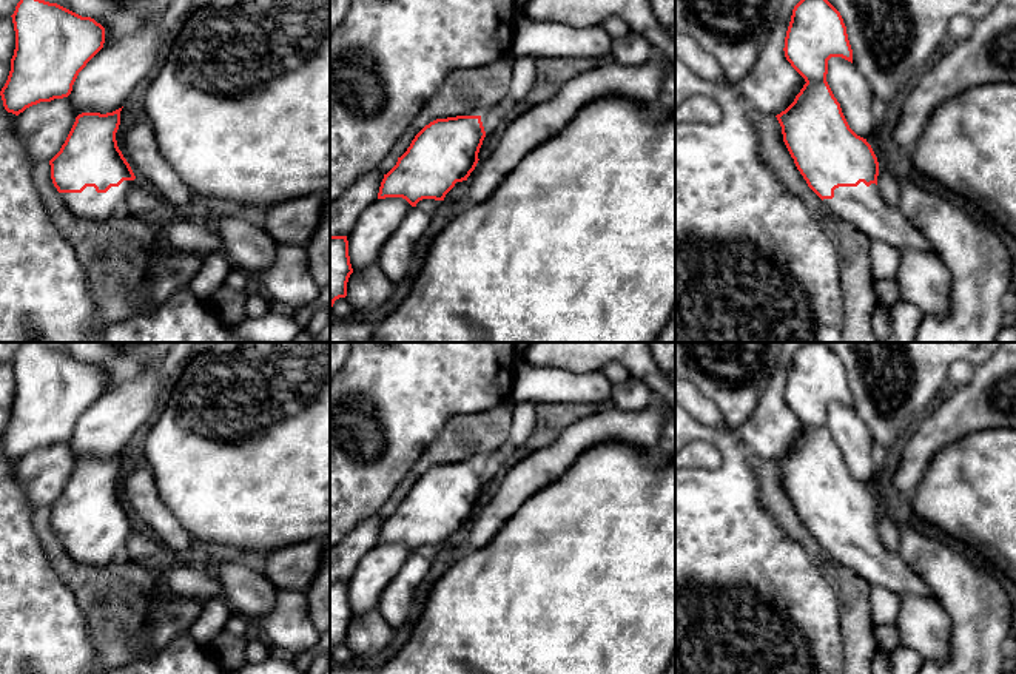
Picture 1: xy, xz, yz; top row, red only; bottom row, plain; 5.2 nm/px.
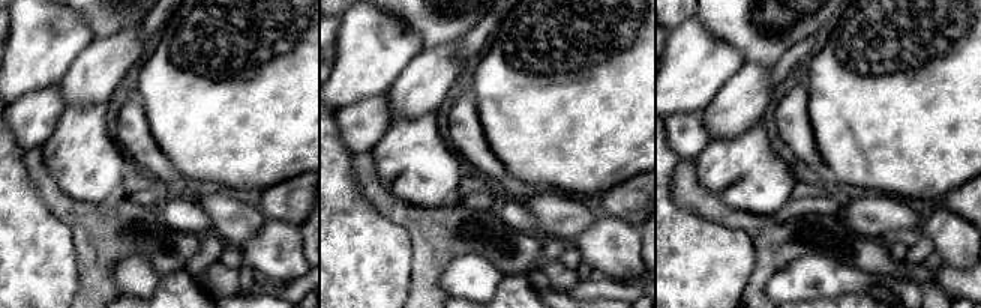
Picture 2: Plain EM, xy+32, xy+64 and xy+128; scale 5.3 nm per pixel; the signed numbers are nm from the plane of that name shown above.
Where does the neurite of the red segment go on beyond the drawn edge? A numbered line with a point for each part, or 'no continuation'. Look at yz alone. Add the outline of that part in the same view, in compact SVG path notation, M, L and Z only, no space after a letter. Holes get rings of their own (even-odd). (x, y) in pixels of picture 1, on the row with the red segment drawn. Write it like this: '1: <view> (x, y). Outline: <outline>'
1: yz (862, 207). Outline: M839 187L833 199L822 201L837 217L851 224L871 241L885 241L900 250L936 254L933 245L910 224L899 208L885 204L879 187Z

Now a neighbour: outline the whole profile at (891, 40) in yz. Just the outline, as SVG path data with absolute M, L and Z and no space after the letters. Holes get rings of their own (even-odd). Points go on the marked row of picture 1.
M828 0L842 15L853 49L853 63L888 108L896 102L905 85L916 80L928 57L948 37L948 23L956 15L977 22L991 14L1001 0Z

